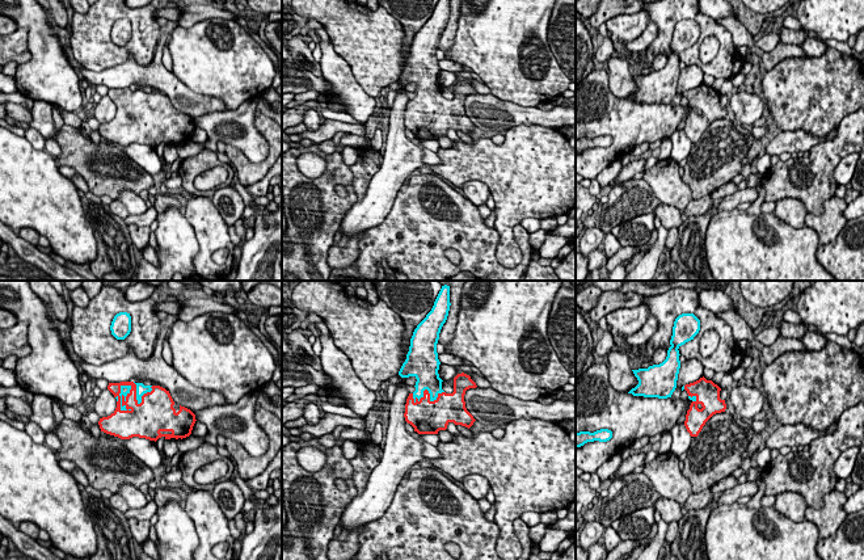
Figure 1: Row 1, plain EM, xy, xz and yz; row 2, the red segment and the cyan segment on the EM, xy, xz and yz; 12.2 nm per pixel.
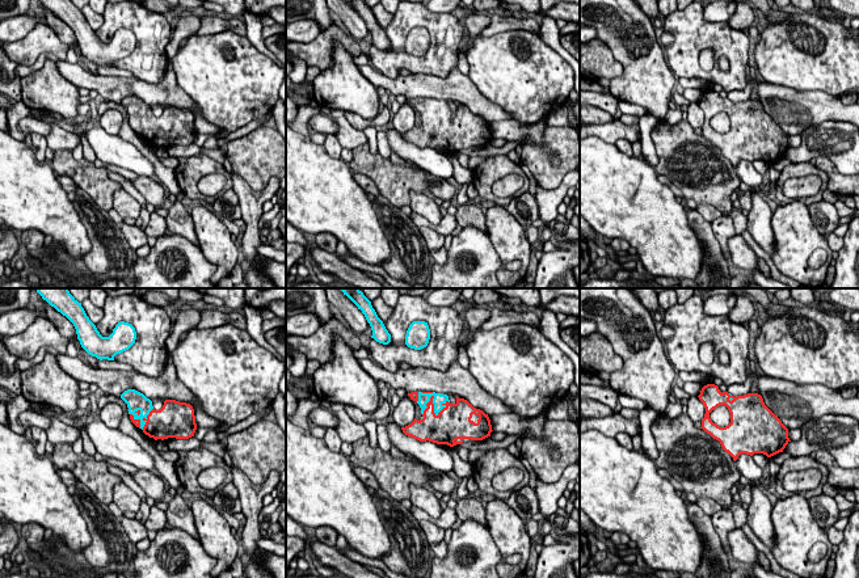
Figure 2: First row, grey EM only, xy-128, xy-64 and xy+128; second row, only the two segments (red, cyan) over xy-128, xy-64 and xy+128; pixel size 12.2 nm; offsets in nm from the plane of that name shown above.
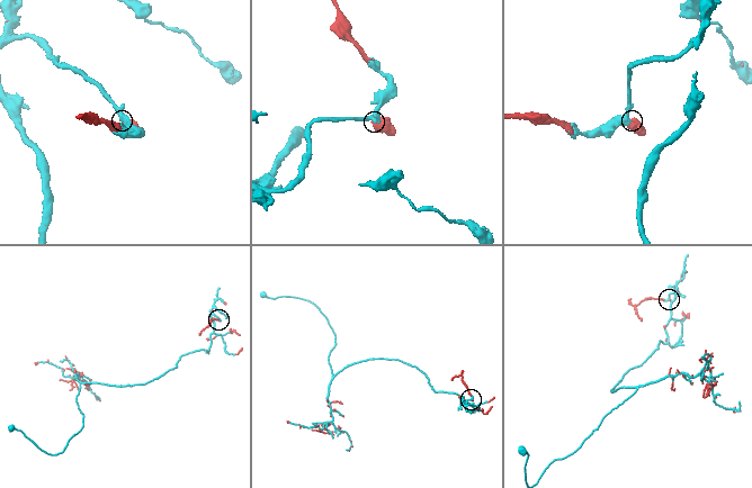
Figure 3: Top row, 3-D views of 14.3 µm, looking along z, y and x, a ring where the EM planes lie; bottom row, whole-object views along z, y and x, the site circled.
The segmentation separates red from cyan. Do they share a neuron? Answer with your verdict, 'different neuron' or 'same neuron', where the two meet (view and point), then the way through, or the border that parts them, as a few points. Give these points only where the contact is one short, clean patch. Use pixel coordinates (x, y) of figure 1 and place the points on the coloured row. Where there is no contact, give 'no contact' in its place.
same neuron; contact xy (126, 398)

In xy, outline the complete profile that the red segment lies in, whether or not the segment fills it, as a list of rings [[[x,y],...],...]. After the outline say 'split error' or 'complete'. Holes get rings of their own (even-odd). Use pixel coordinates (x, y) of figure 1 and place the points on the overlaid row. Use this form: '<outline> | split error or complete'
[[[135,382],[109,383],[108,390],[117,399],[115,410],[98,421],[101,431],[118,437],[121,439],[130,439],[132,437],[146,438],[149,441],[157,441],[164,437],[170,438],[186,438],[191,434],[195,424],[195,414],[180,405],[177,412],[173,405],[174,401],[165,388],[160,386],[144,386]]] | split error

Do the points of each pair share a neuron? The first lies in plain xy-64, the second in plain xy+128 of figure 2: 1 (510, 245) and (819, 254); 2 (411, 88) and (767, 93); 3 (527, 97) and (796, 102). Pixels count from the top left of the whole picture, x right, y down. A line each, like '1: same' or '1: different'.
1: different
2: same
3: different

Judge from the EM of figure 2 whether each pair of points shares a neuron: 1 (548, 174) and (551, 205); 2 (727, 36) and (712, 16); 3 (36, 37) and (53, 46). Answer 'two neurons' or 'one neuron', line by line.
1: two neurons
2: two neurons
3: one neuron

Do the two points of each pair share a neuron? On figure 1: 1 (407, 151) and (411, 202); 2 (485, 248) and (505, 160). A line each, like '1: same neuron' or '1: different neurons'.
1: different neurons
2: different neurons

